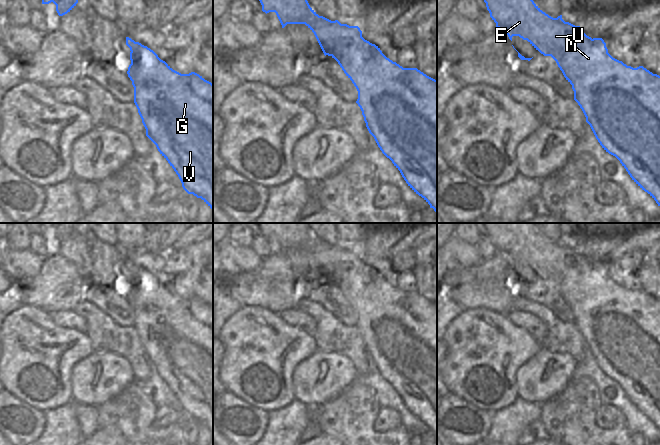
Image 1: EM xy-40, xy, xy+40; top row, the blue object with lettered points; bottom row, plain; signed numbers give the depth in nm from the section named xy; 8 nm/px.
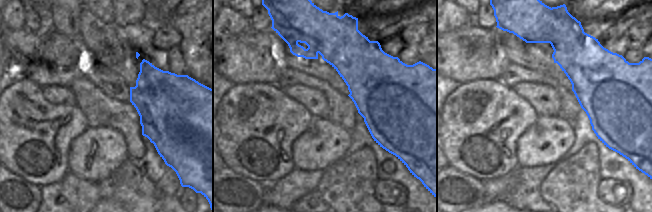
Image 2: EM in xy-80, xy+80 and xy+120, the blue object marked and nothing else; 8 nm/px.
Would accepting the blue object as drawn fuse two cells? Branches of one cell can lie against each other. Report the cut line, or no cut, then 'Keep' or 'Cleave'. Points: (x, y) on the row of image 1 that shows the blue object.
No split. Keep

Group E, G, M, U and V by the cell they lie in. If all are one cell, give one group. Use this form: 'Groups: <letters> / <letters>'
Groups: E G M U V

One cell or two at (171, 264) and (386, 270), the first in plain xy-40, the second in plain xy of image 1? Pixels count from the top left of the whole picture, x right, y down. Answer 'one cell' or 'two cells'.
two cells

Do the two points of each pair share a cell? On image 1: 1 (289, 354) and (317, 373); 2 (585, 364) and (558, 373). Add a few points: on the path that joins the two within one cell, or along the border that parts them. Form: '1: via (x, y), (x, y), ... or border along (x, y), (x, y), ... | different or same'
1: border along (317, 349), (294, 369), (292, 383) | different
2: border along (578, 362), (571, 379) | different

